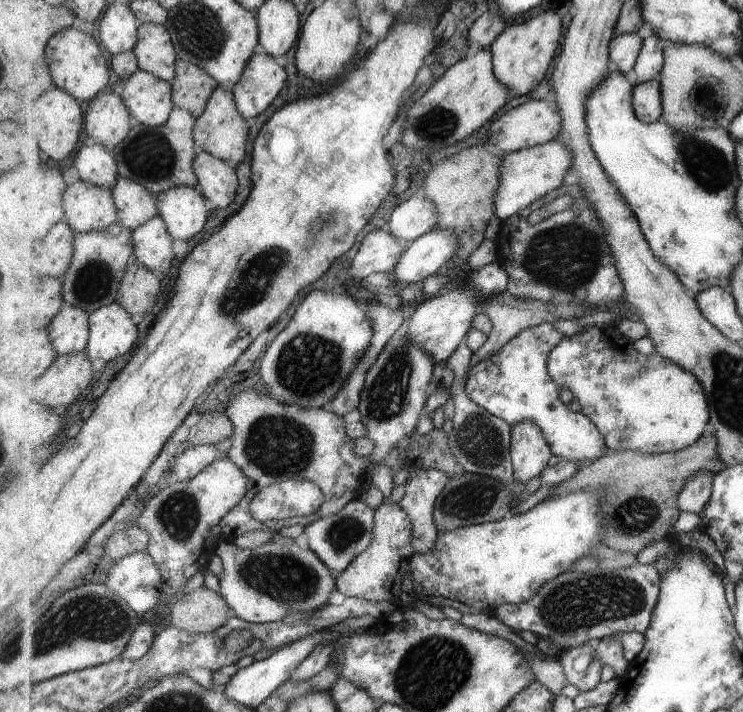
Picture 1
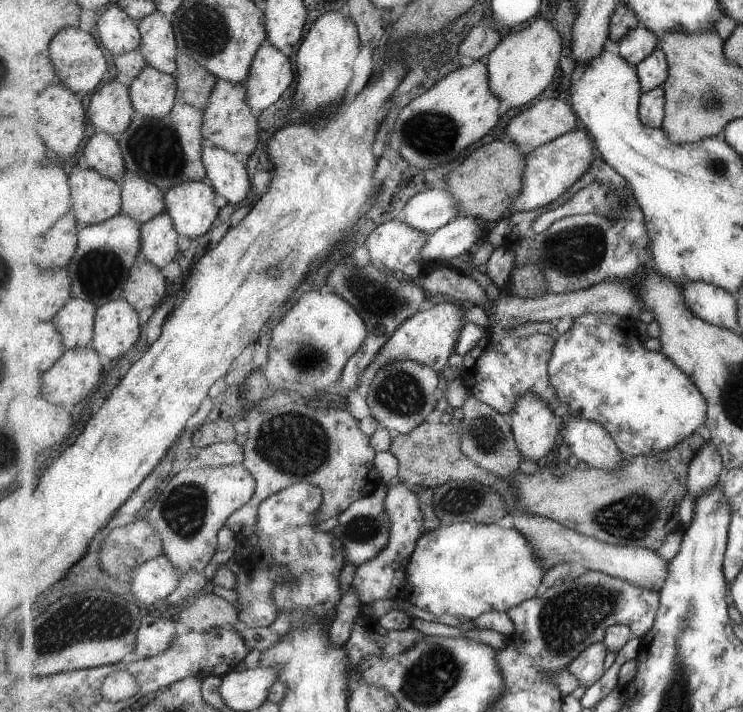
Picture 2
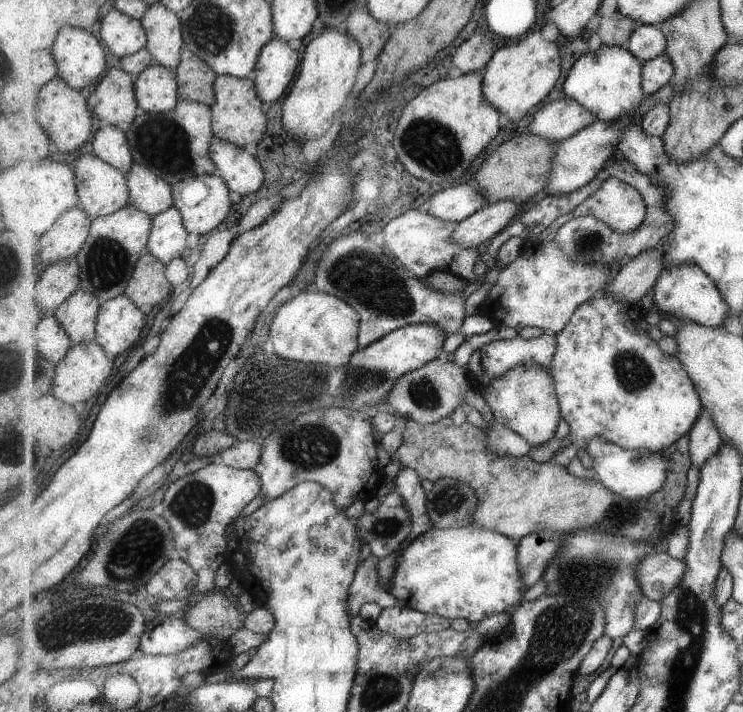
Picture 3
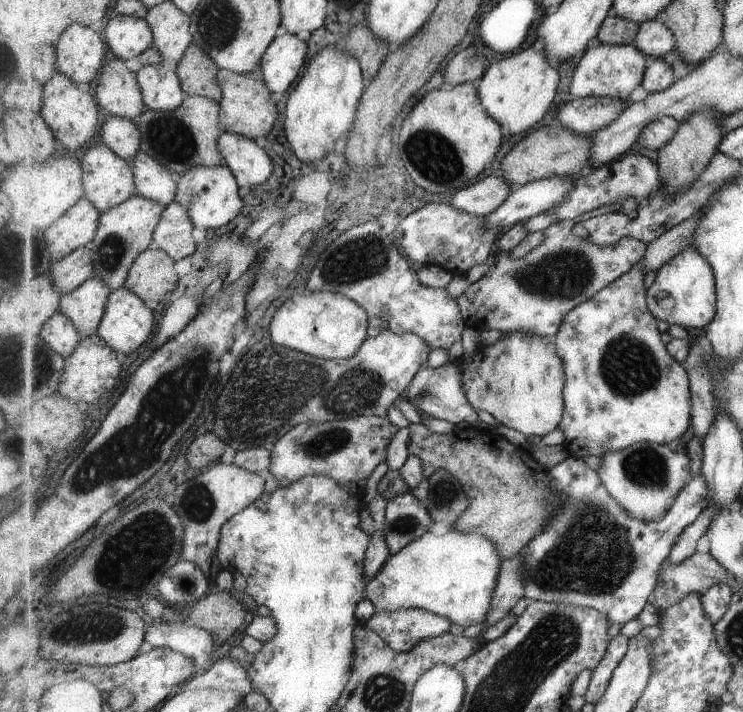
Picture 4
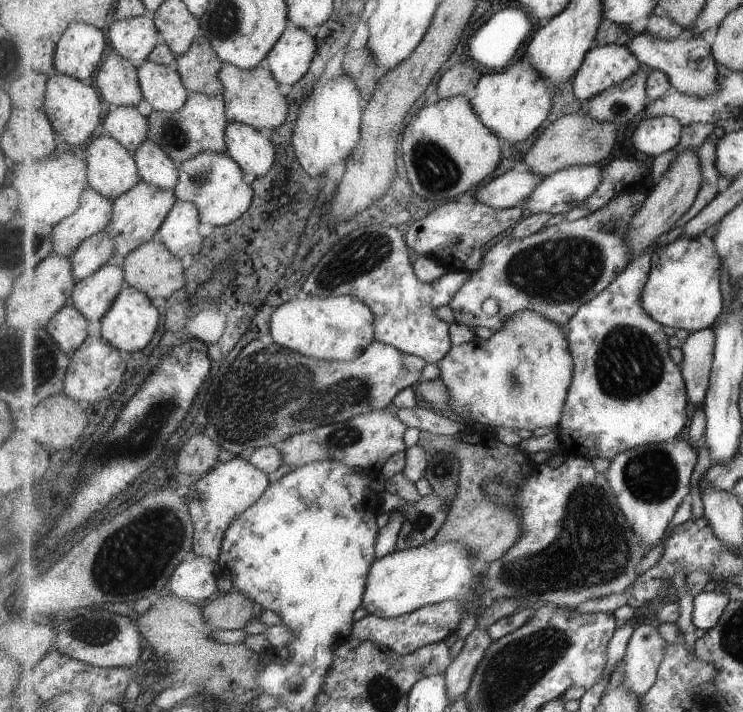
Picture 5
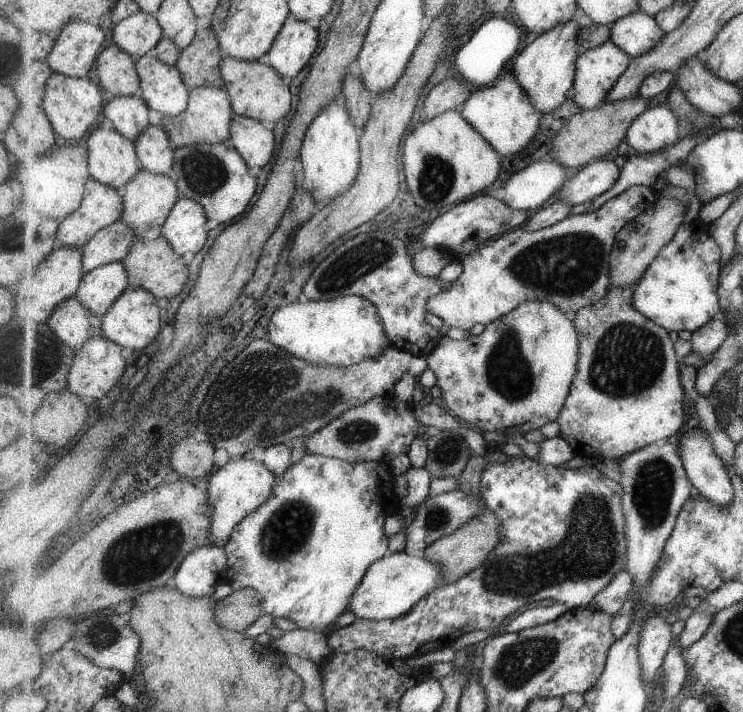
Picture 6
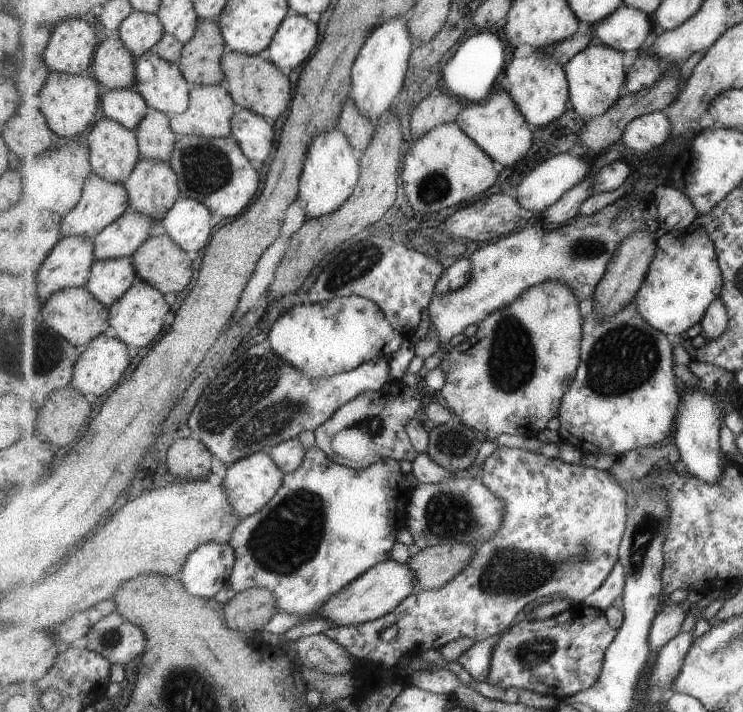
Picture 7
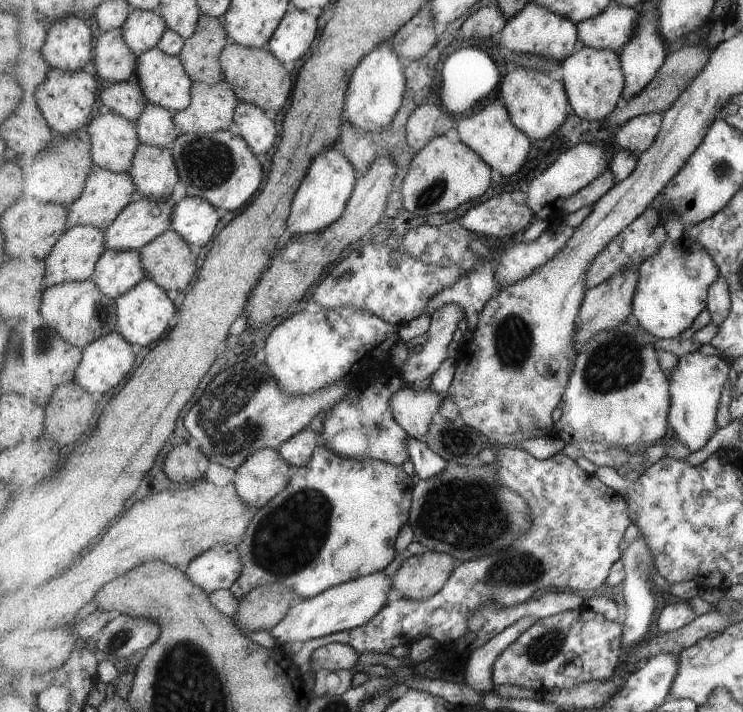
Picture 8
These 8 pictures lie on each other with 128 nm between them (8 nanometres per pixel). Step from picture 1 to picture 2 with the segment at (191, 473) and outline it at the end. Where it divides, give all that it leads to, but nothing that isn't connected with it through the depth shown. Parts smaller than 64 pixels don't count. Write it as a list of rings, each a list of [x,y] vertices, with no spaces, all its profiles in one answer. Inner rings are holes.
[[[219,442],[205,447],[190,465],[195,467],[239,466],[245,460],[245,446],[233,442]]]

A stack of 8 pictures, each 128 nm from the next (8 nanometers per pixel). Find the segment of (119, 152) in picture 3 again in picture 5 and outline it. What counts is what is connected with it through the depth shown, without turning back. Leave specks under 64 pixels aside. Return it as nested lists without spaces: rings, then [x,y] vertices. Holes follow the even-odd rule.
[[[117,107],[111,108],[105,120],[105,133],[115,138],[133,156],[137,150],[148,140],[149,123],[139,108]]]

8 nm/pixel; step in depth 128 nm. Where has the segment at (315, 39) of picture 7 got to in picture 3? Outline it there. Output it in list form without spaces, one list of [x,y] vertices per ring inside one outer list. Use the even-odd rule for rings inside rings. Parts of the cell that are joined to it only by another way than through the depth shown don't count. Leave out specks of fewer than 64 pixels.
[[[275,36],[261,50],[256,71],[252,75],[260,100],[263,103],[281,100],[287,88],[297,78],[297,66],[299,54],[287,44],[287,41]]]

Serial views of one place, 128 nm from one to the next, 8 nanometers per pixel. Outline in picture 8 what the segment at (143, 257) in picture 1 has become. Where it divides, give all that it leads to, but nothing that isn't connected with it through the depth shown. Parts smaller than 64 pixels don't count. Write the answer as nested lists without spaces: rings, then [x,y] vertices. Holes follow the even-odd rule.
[[[185,197],[172,211],[171,230],[177,232],[190,246],[206,248],[211,245],[221,216],[207,200]]]

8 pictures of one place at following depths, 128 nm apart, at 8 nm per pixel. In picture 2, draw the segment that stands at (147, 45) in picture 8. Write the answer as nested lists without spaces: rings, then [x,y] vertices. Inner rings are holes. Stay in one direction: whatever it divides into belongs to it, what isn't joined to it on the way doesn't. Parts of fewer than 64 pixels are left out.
[[[117,3],[108,7],[96,24],[99,40],[112,57],[140,48],[142,36],[138,23]]]

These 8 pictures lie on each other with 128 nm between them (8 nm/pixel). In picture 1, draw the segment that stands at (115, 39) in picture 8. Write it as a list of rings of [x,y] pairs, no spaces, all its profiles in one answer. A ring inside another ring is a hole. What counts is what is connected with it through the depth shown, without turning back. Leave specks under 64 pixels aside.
[[[117,92],[100,93],[91,100],[85,112],[87,135],[109,148],[109,152],[127,138],[134,125],[132,112]]]

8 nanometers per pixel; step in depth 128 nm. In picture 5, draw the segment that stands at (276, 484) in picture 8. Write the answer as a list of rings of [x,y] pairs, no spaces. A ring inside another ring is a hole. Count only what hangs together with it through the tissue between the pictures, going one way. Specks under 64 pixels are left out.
[[[239,457],[227,463],[220,462],[194,483],[185,496],[194,525],[195,556],[208,557],[215,563],[219,562],[227,528],[238,515],[252,508],[269,488],[267,474]]]

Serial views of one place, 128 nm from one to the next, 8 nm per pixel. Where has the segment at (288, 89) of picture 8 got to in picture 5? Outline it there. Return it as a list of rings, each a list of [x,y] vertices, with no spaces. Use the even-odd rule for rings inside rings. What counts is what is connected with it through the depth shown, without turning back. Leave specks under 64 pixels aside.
[[[225,63],[219,76],[224,85],[223,96],[230,123],[245,124],[257,131],[263,130],[263,128],[275,130],[285,124],[285,120],[289,116],[289,102],[281,94],[279,84],[273,79],[272,73],[267,67],[239,69]]]

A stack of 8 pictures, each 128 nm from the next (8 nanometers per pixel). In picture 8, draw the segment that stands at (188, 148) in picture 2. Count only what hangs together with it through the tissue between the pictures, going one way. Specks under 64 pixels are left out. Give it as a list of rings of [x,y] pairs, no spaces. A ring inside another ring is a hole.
[[[227,80],[213,85],[193,81],[192,104],[186,110],[176,112],[174,120],[177,127],[181,128],[187,134],[225,131],[233,128],[236,107],[239,104],[239,98]]]

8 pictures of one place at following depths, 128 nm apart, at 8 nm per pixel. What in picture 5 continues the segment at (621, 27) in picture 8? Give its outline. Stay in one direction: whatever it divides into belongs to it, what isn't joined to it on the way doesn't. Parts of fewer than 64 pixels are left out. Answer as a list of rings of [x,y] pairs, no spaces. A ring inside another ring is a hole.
[[[687,29],[683,30],[679,39],[673,41],[653,37],[645,31],[638,32],[627,46],[636,54],[641,65],[665,72],[676,90],[705,97],[718,88],[718,64],[712,54],[712,45],[705,38],[692,37]]]

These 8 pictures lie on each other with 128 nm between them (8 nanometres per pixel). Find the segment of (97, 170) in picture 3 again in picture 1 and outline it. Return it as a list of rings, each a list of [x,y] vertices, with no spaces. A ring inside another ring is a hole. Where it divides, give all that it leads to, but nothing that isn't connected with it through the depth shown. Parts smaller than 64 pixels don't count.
[[[79,179],[65,191],[65,221],[77,233],[103,232],[118,222],[112,189],[93,186]]]

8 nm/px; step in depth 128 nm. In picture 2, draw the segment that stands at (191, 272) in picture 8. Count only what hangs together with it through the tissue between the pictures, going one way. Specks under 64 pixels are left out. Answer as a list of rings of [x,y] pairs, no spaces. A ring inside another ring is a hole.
[[[141,254],[133,265],[123,298],[139,311],[157,306],[165,298],[165,294],[167,278],[161,274],[157,265],[147,259],[145,254]]]

